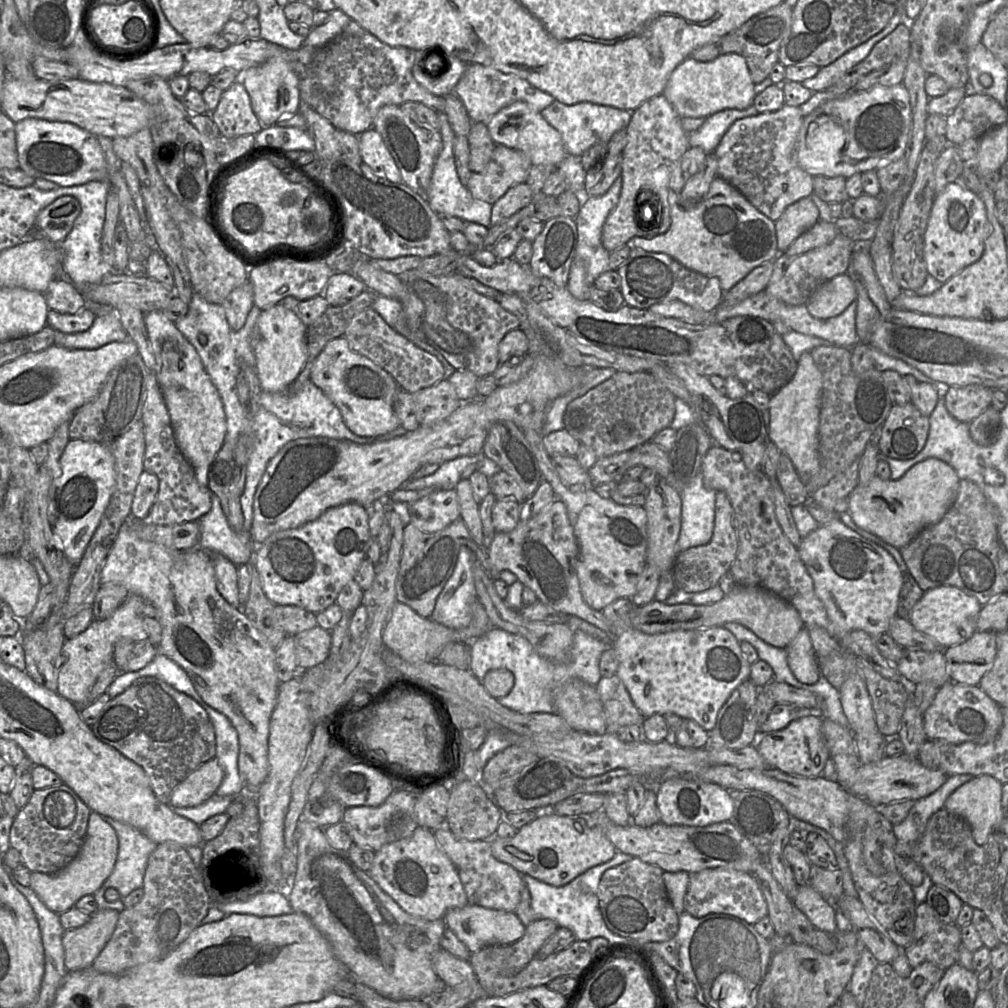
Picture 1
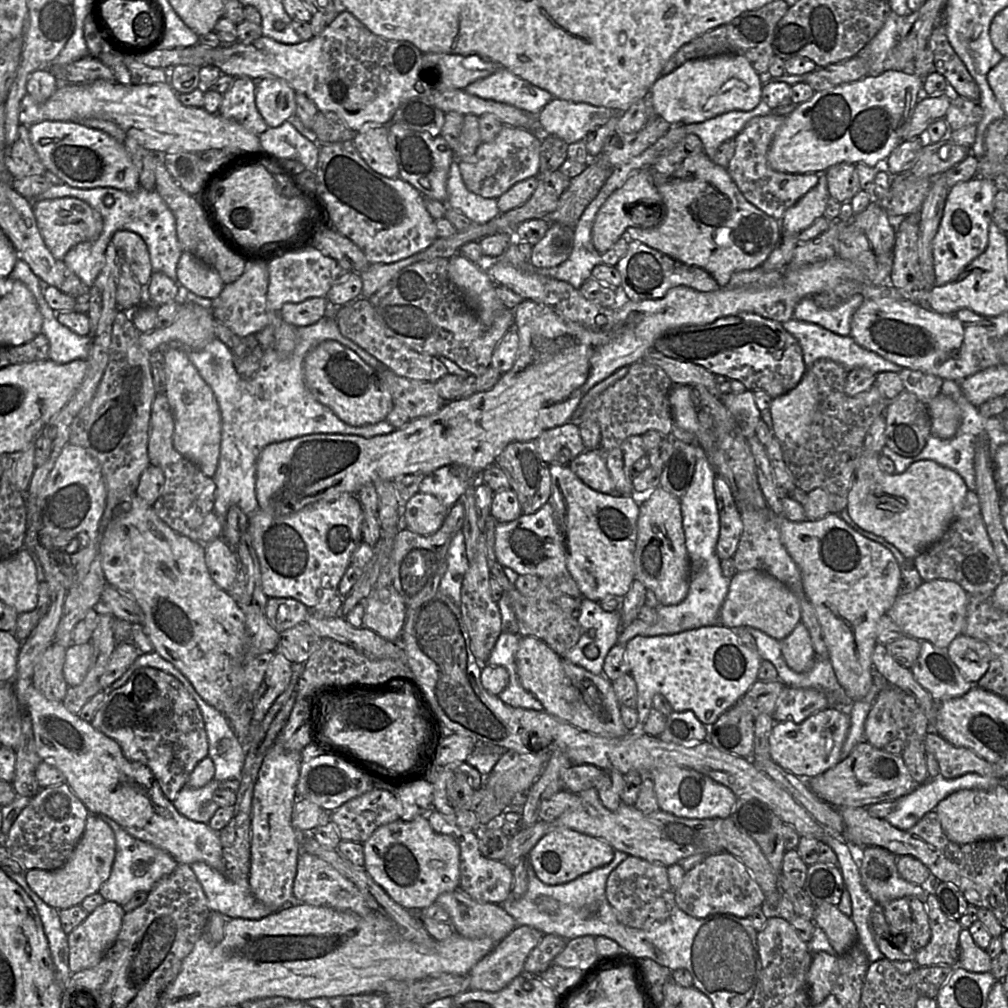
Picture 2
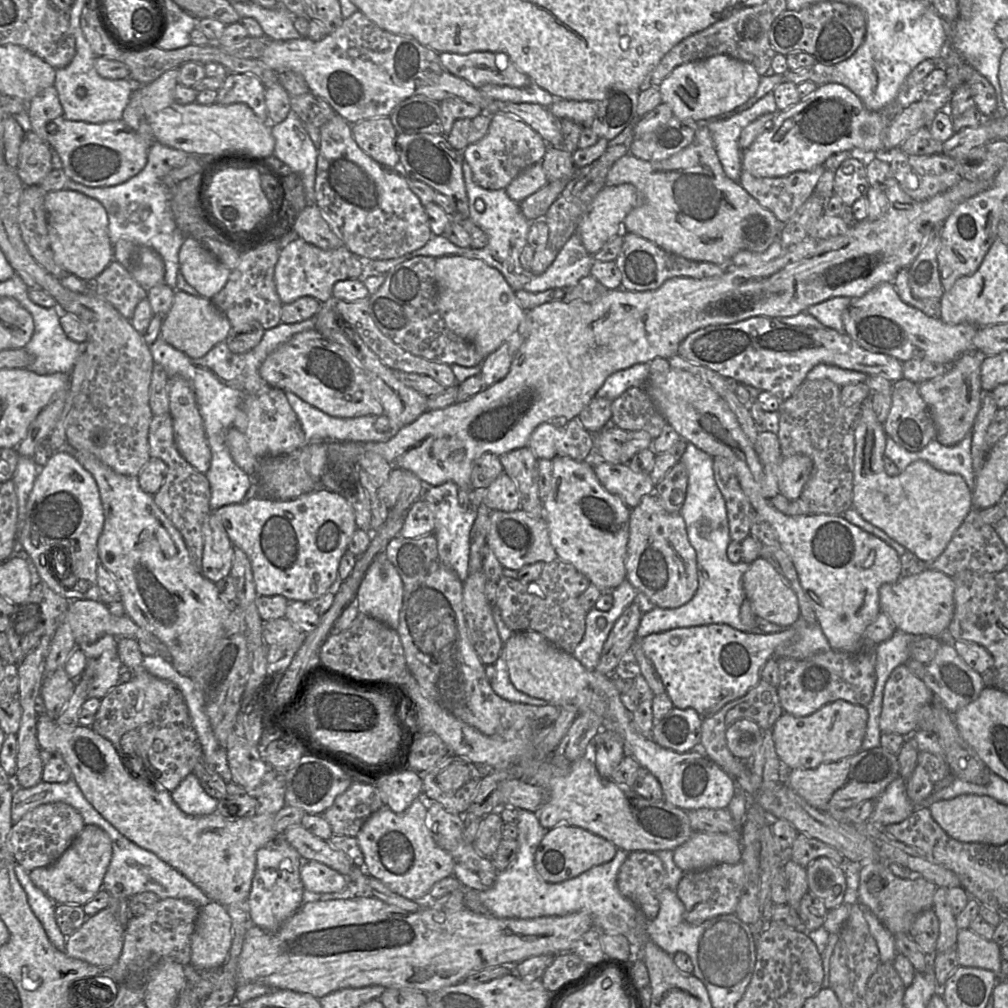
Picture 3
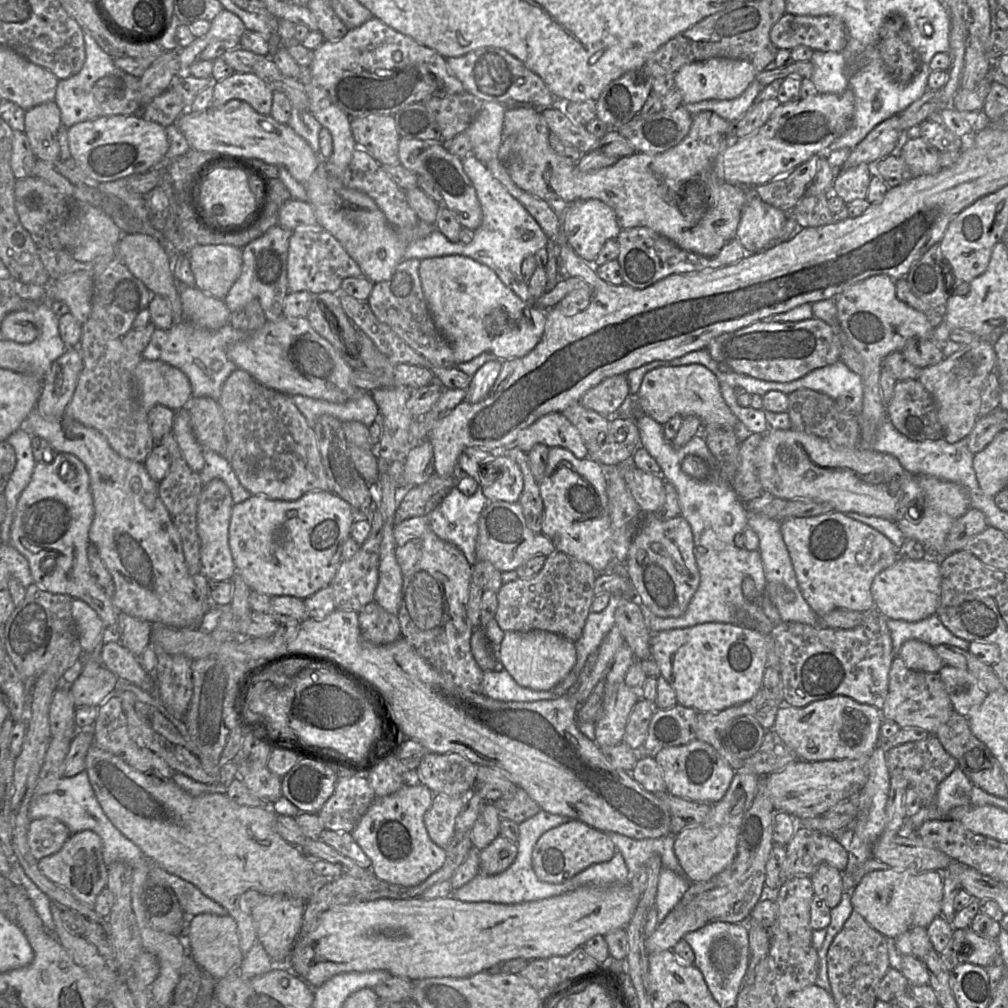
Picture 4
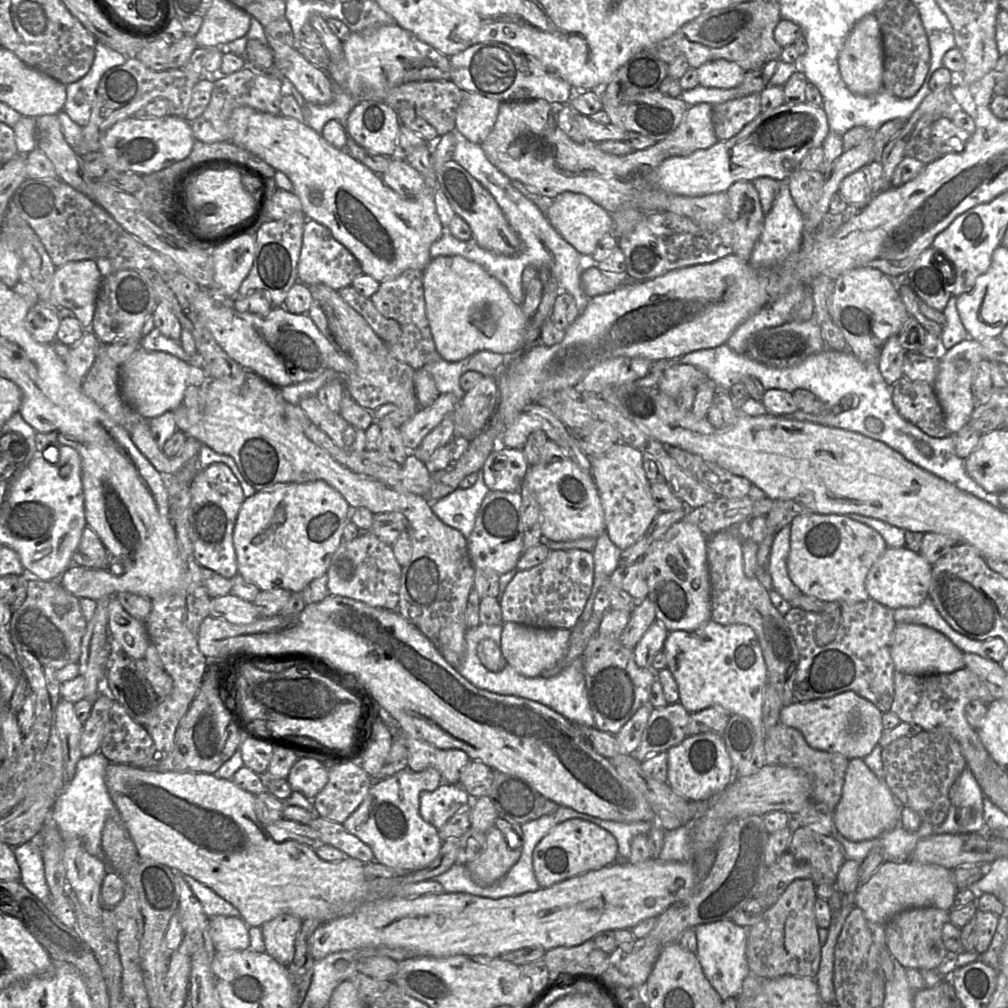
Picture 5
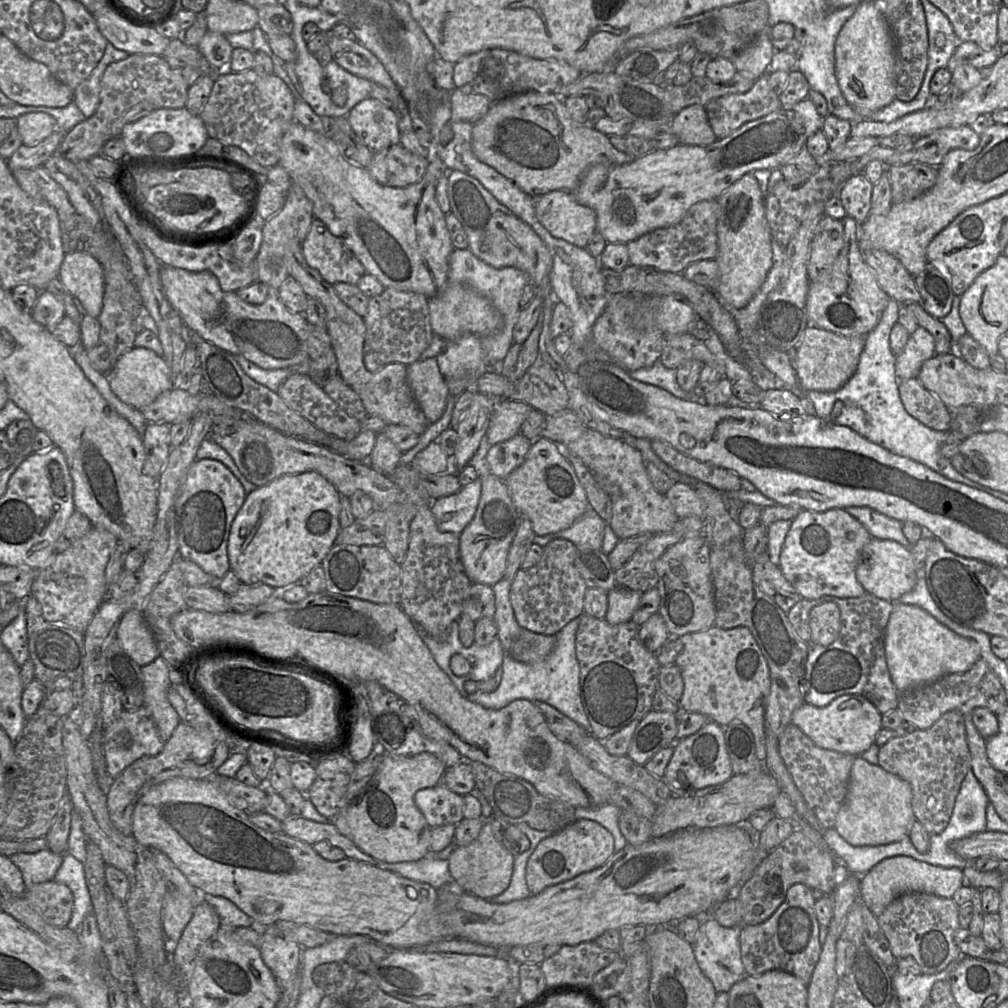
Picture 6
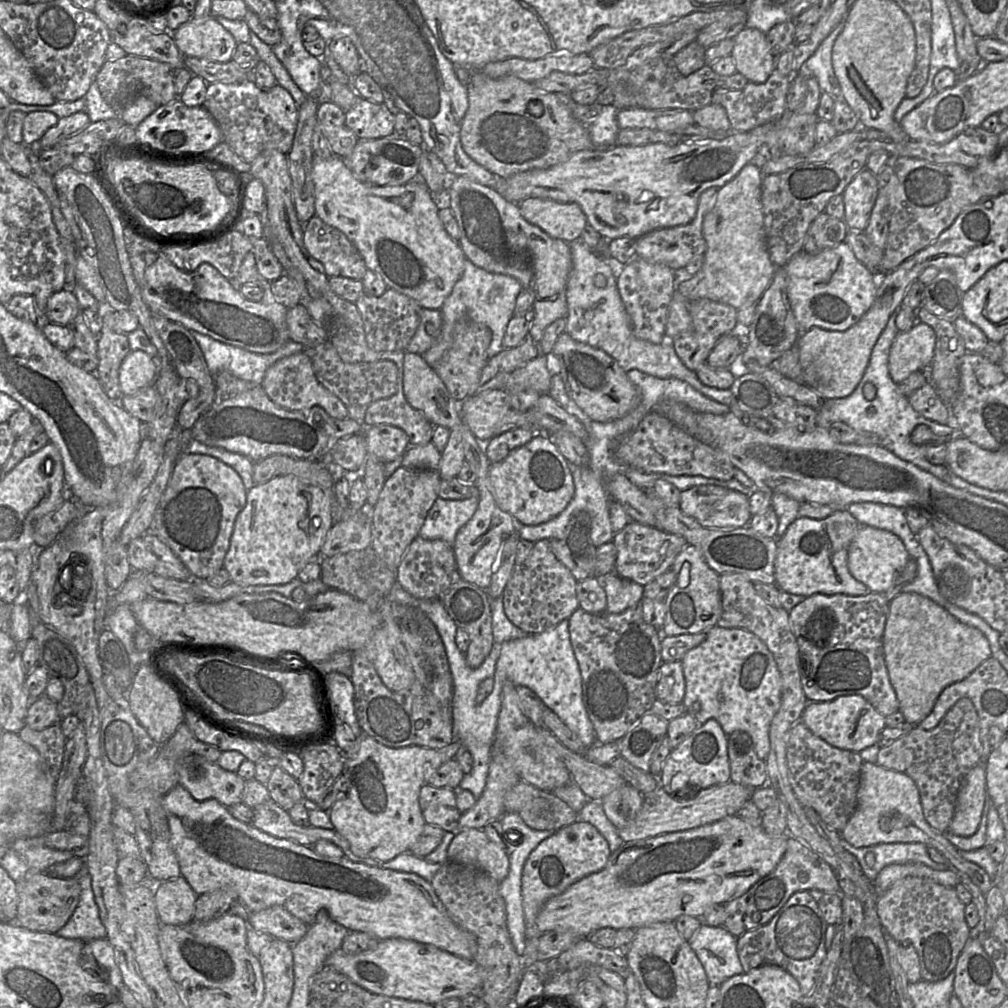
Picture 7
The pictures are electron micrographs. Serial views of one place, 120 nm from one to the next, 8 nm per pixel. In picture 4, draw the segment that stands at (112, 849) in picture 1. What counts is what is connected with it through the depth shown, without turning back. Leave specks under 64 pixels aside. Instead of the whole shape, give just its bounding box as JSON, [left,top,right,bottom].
[38,830,108,908]

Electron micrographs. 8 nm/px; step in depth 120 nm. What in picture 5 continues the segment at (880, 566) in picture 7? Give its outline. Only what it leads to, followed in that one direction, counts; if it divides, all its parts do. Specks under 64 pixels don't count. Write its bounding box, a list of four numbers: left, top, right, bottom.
[865,547,932,609]

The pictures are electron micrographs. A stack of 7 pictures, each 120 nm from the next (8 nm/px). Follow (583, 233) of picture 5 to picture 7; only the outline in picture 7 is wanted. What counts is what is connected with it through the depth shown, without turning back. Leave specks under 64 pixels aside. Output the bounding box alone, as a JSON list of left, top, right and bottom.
[518,198,588,243]

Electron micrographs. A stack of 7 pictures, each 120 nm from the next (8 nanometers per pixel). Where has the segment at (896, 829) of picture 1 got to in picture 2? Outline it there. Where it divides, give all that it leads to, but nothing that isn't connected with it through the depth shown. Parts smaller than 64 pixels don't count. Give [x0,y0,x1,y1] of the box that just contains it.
[884,773,1007,830]

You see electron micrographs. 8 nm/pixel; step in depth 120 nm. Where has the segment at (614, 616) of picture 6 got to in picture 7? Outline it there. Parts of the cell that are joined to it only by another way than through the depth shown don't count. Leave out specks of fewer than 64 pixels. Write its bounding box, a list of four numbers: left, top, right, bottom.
[600,573,644,613]

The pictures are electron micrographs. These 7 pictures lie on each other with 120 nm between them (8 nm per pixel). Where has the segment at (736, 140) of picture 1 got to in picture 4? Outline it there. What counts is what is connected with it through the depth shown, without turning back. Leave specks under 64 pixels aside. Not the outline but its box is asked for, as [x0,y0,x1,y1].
[754,156,819,213]

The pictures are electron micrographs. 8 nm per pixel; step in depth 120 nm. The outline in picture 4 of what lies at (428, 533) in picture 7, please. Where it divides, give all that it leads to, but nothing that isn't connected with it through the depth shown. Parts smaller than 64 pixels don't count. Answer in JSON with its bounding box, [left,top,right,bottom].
[427,484,489,566]

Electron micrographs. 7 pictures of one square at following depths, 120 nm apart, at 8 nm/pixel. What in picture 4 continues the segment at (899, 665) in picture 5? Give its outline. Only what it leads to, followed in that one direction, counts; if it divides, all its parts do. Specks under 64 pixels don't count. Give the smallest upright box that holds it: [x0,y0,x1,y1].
[898,640,945,673]

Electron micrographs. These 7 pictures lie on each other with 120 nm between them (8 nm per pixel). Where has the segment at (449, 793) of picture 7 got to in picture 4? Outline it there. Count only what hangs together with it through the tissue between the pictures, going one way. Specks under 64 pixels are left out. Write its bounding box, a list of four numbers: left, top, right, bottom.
[424,794,466,850]

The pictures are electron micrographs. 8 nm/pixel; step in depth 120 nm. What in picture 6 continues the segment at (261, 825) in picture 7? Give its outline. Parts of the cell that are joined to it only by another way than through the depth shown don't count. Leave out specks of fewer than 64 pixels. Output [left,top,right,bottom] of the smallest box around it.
[282,816,377,867]

